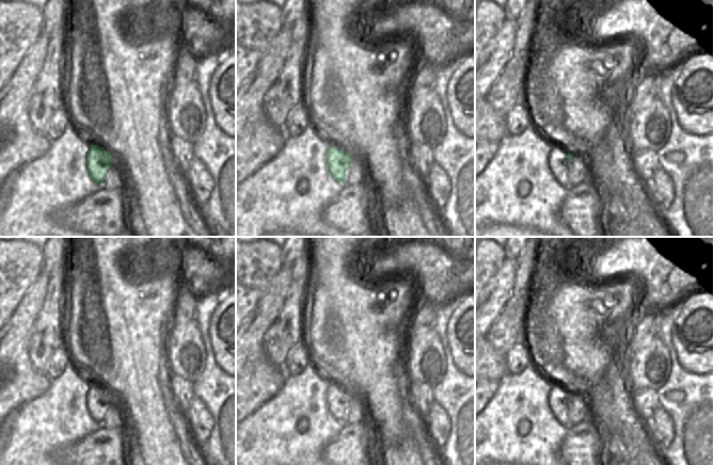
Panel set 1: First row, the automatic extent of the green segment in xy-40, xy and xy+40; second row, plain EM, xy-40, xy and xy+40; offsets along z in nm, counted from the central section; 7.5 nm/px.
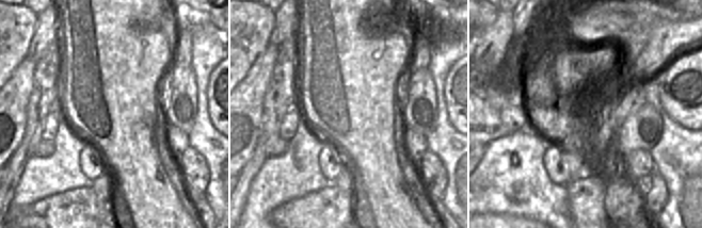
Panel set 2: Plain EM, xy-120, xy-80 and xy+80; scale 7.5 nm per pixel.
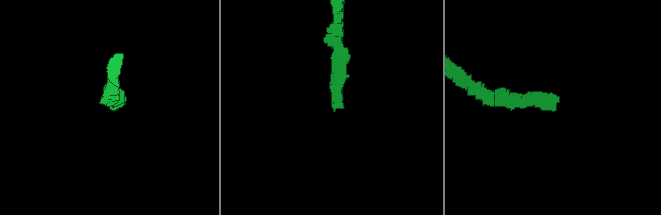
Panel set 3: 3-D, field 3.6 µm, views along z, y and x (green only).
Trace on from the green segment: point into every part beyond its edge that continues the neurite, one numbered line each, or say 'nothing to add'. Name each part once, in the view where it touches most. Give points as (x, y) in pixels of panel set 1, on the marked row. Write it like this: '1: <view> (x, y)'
1: xy+40 (558, 157)

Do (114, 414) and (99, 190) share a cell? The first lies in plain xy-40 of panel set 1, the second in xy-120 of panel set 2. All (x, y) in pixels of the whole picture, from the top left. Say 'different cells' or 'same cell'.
same cell

